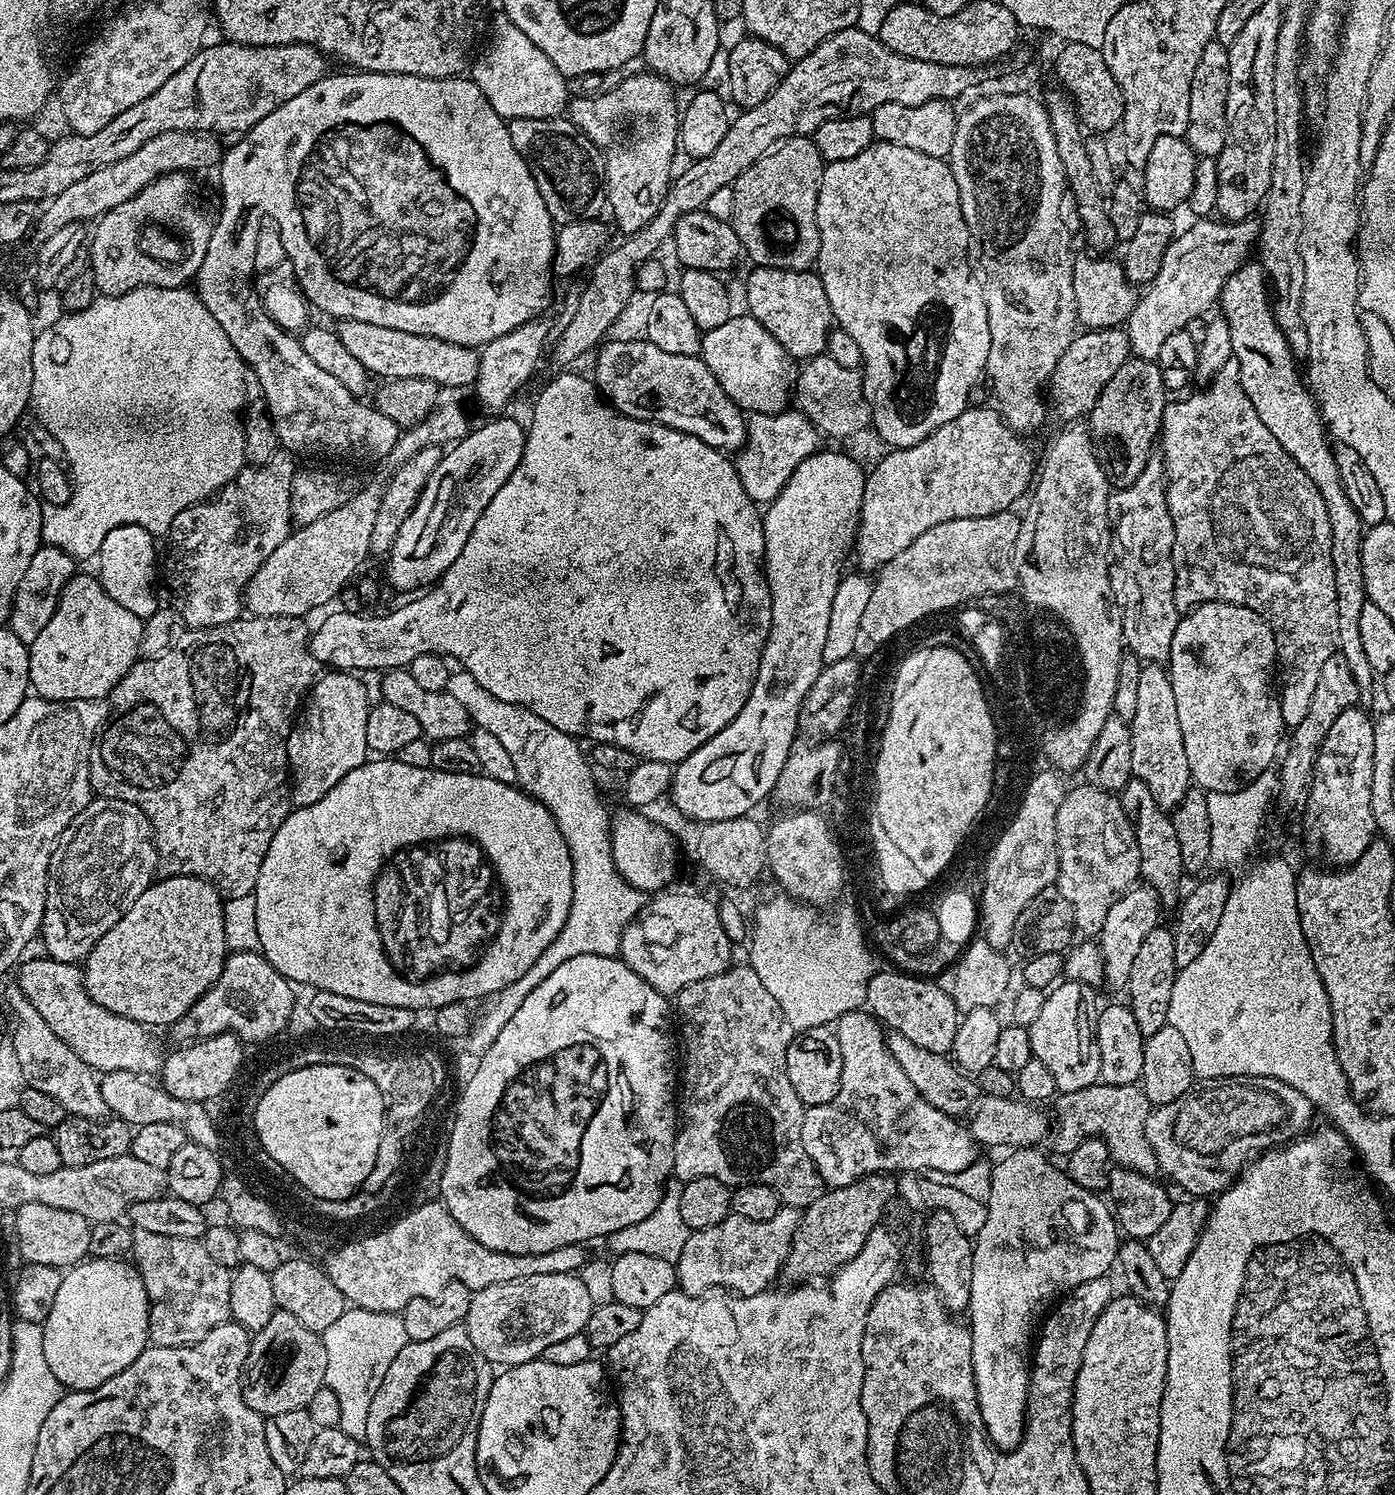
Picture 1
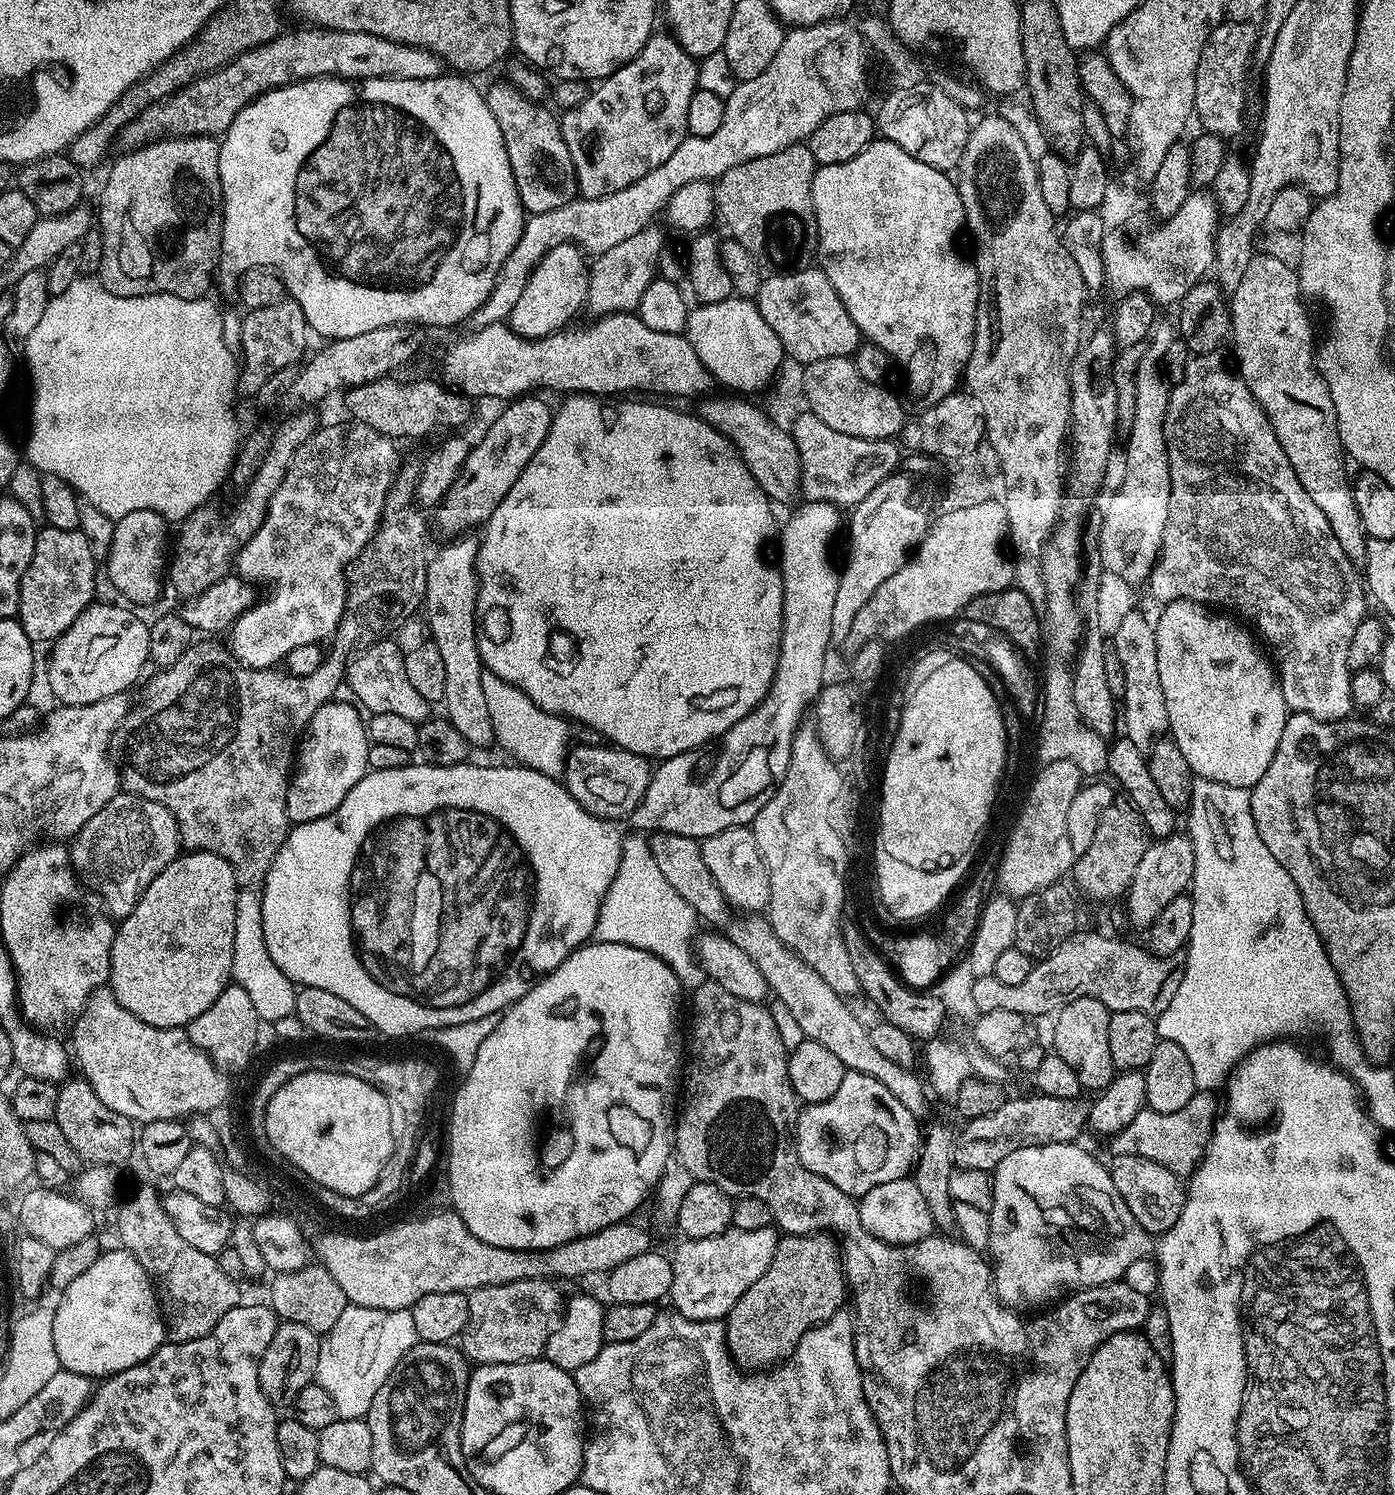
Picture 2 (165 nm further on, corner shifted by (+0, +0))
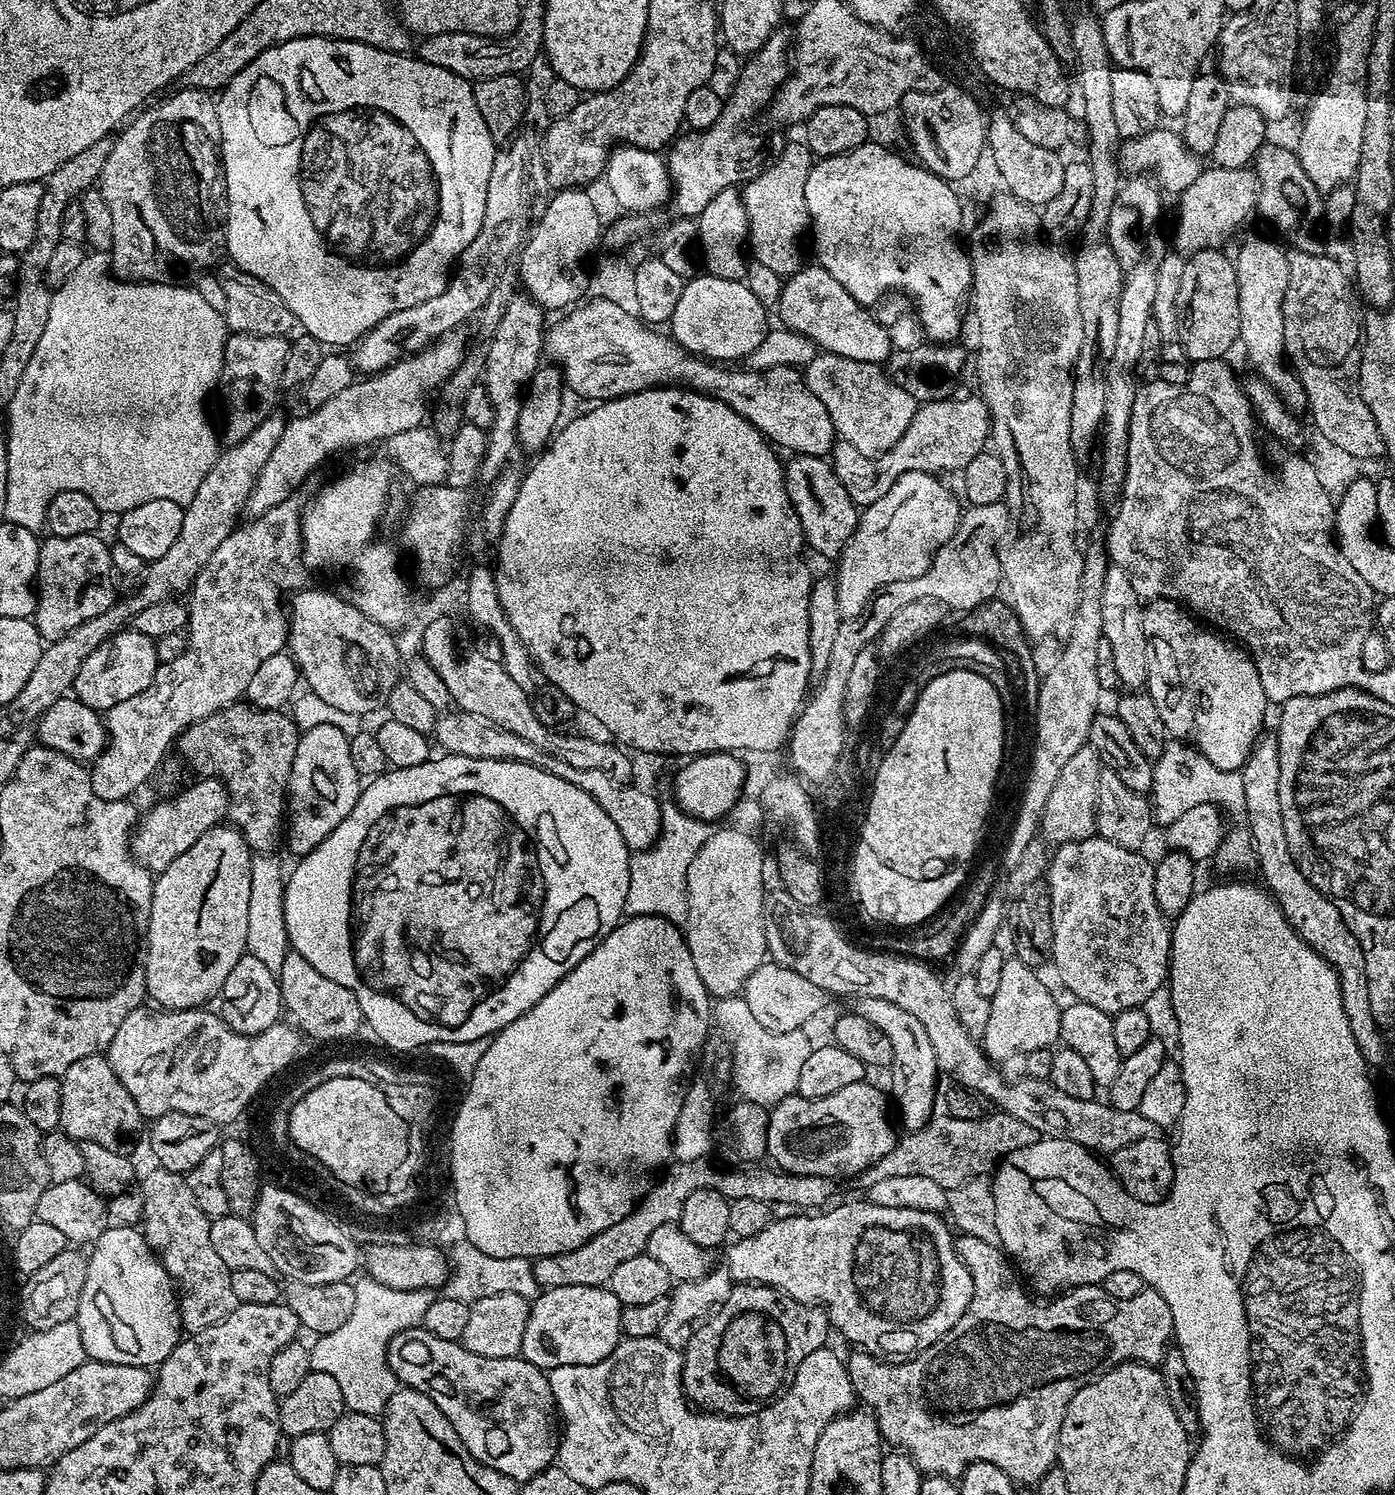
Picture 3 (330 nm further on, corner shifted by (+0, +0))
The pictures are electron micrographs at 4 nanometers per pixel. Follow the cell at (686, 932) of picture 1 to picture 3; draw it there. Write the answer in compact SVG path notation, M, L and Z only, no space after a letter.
M765 962L750 974L750 978L744 984L742 993L744 1000L750 1006L750 1014L766 1030L774 1034L786 1034L787 1032L799 1032L824 1008L826 993L810 978L802 978L802 974L794 974L794 970L783 968L775 962Z

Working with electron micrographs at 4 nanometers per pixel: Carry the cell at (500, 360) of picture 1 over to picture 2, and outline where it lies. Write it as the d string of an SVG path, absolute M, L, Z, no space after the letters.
M563 244L562 246L554 246L554 250L546 253L538 262L538 266L534 266L534 270L528 275L526 290L522 290L521 296L518 297L518 302L514 302L514 310L510 317L510 327L519 336L524 336L527 340L540 340L544 336L551 336L553 332L561 331L571 321L568 319L579 308L583 309L585 307L588 298L589 265L586 260L584 264L584 259L586 259L585 253L577 248L576 245Z

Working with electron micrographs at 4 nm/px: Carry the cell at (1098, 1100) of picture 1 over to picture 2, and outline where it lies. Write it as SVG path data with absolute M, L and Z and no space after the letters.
M1039 1094L1032 1096L1020 1096L1017 1100L1012 1098L1005 1099L998 1110L994 1110L985 1116L973 1116L967 1121L968 1124L956 1136L956 1163L960 1168L969 1168L970 1170L980 1170L991 1173L1014 1150L1022 1150L1030 1146L1039 1144L1071 1144L1077 1139L1076 1135L1080 1131L1085 1131L1088 1122L1089 1101L1084 1098L1071 1100L1070 1098L1050 1098Z

